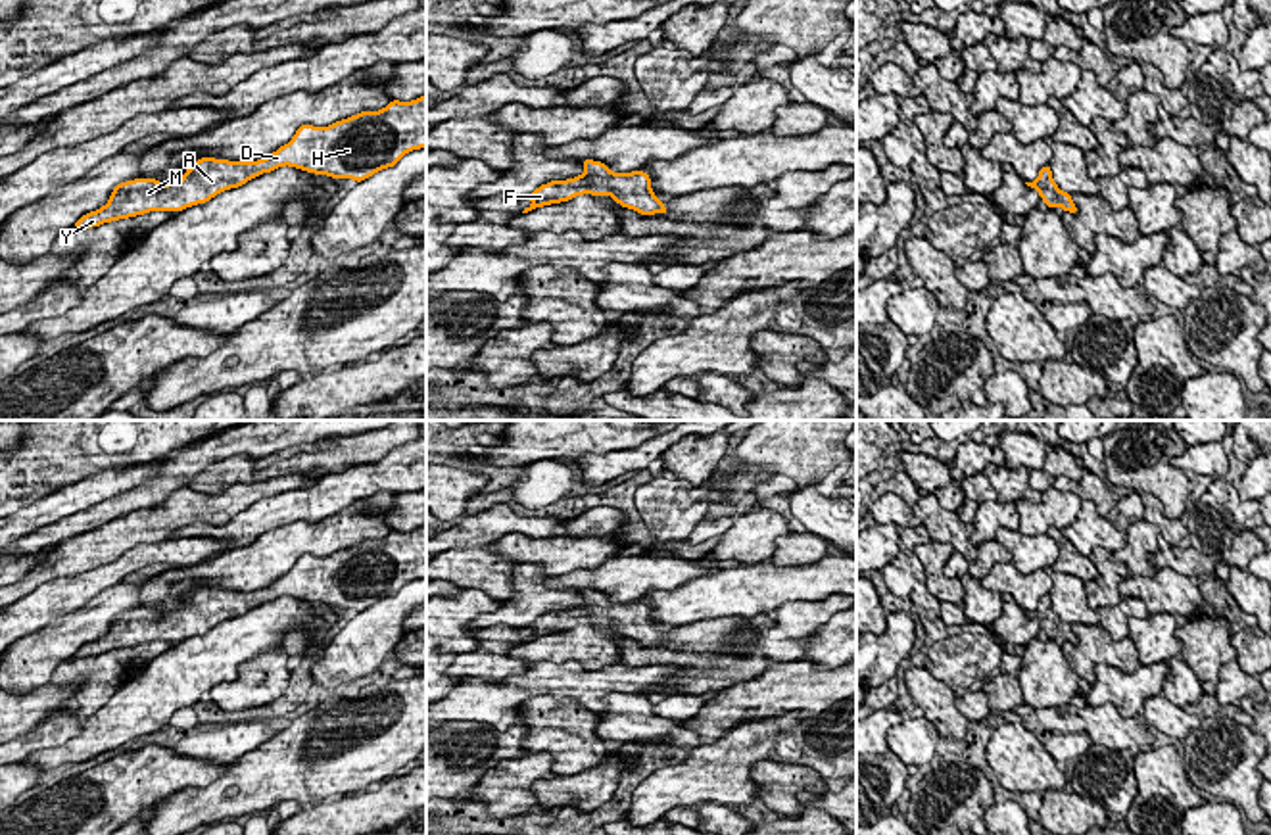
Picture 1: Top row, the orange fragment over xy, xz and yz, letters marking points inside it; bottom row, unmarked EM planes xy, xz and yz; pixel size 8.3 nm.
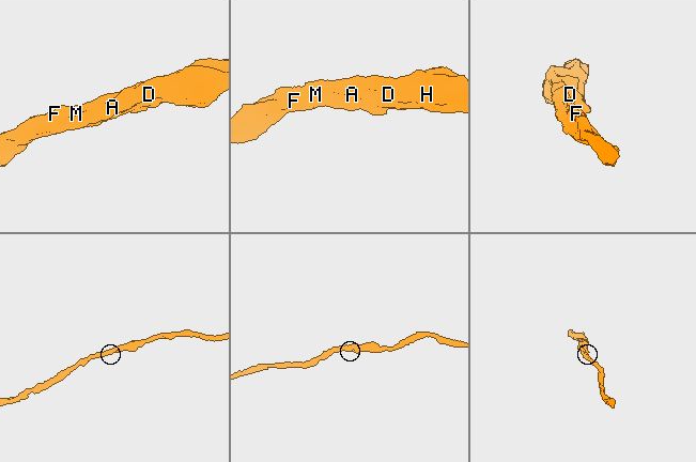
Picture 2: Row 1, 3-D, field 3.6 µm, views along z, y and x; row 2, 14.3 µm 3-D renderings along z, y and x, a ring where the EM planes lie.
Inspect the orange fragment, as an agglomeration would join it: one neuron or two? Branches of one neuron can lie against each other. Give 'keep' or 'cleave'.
keep

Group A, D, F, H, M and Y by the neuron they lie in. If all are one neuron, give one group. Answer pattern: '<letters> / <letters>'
A D F H M Y

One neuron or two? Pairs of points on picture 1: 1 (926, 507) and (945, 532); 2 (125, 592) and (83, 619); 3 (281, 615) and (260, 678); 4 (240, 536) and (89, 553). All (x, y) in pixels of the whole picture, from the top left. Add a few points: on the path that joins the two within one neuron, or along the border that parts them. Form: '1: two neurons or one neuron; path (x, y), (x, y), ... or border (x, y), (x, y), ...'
1: one neuron; path (932, 513), (943, 526)
2: one neuron; path (116, 599), (93, 619)
3: two neurons; border (279, 649), (254, 655), (231, 680)
4: two neurons; border (256, 501), (221, 524), (191, 523), (173, 532)

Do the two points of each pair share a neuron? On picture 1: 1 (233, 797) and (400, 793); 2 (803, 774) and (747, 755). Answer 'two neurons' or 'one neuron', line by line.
1: two neurons
2: two neurons

